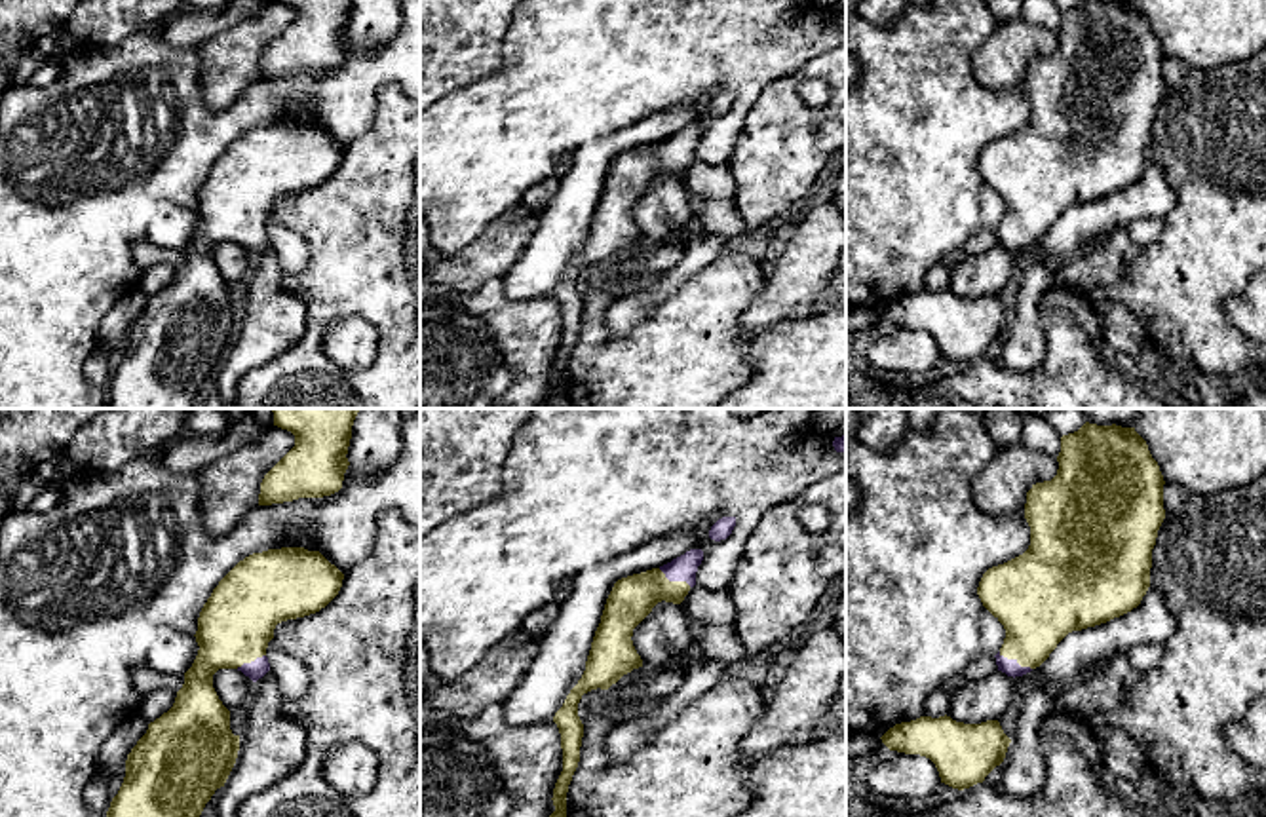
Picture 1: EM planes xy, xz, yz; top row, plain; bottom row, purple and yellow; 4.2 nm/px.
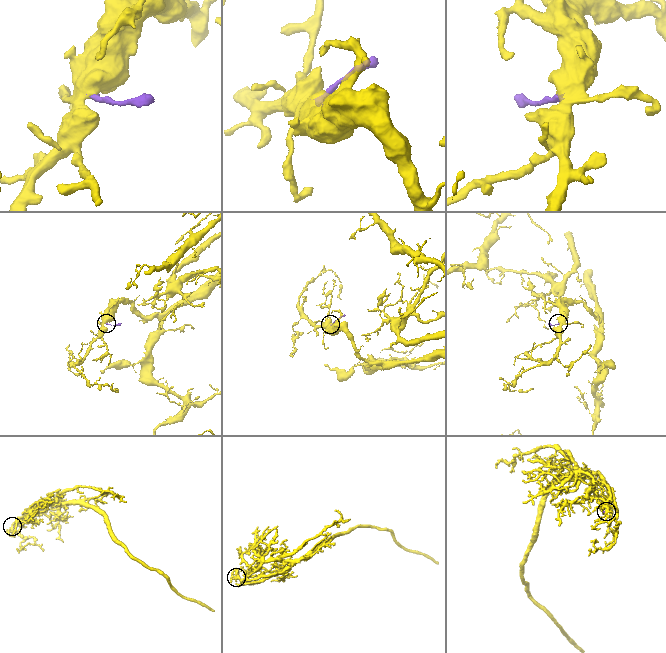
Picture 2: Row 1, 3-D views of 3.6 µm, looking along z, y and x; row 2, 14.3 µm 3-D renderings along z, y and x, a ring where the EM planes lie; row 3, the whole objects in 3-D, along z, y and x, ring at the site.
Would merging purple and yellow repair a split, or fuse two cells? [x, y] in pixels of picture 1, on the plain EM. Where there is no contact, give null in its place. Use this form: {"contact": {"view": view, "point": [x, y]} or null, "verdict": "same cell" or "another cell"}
{"contact": {"view": "yz", "point": [1016, 234]}, "verdict": "same cell"}

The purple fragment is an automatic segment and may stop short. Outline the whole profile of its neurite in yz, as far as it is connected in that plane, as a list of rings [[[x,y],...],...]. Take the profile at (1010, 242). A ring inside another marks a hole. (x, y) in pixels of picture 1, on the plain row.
[[[1082,0],[1061,11],[1057,36],[1057,49],[1026,66],[1028,124],[988,142],[977,162],[983,180],[1006,203],[994,230],[998,245],[1013,253],[1040,241],[1068,207],[1106,198],[1141,179],[1165,93],[1165,55],[1135,2]]]

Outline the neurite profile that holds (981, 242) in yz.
[[[983,230],[966,241],[962,251],[966,255],[985,255],[987,251],[990,251],[996,245],[998,245],[996,232],[994,230]]]

